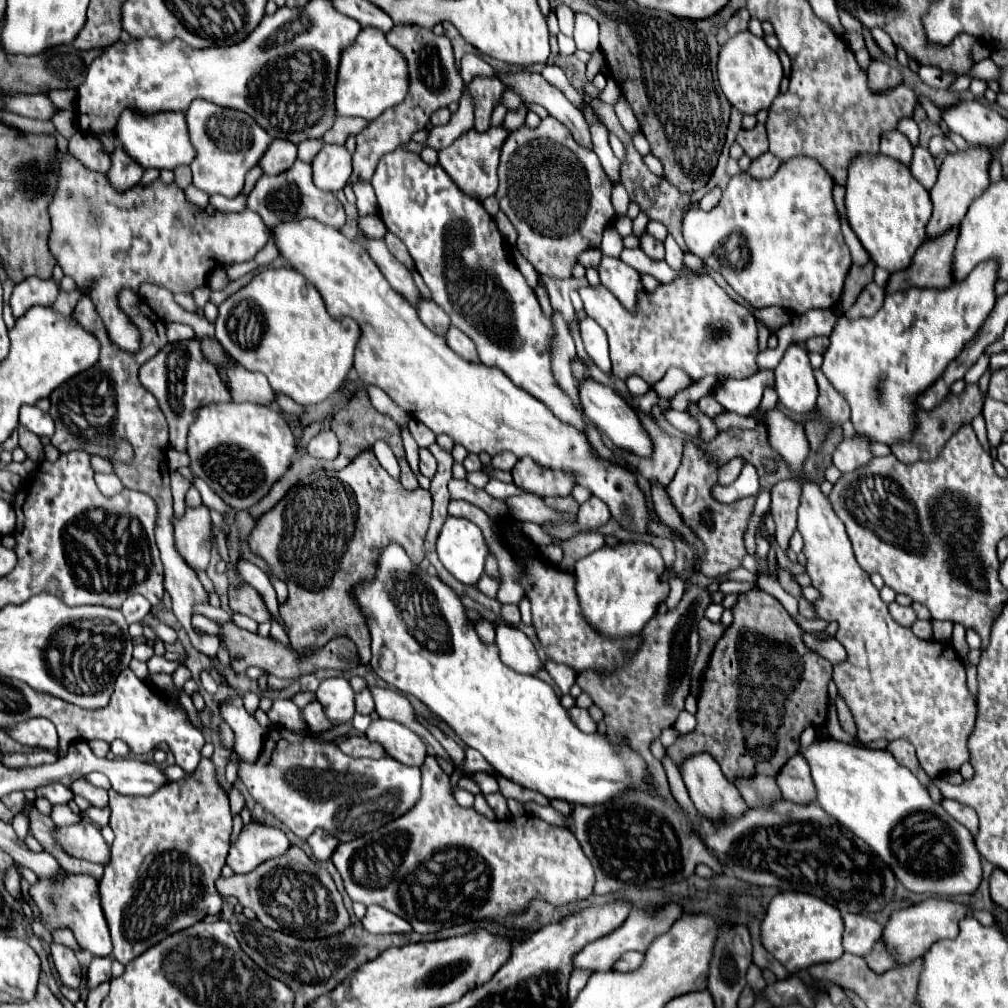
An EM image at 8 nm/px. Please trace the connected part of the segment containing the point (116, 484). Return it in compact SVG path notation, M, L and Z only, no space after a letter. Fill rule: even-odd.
M97 473L94 476L95 483L99 487L99 491L105 495L105 497L113 497L117 493L121 493L124 486L117 475L105 475L105 473Z

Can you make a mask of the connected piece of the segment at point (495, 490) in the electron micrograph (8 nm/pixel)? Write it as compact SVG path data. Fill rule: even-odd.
M491 479L485 487L485 491L497 499L507 499L511 495L517 495L517 493L523 493L519 487L515 487L513 483L503 483L503 481L497 481L497 479Z

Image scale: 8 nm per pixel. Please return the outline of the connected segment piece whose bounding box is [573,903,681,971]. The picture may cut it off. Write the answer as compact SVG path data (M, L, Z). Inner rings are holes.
M667 903L659 913L649 915L641 909L631 911L631 915L627 917L627 921L613 933L585 945L575 957L573 957L573 969L587 969L587 971L611 971L613 965L621 959L623 953L627 951L641 951L645 953L649 949L649 945L653 943L653 939L657 939L659 935L663 935L665 931L669 931L671 923L681 915L681 907L675 903Z

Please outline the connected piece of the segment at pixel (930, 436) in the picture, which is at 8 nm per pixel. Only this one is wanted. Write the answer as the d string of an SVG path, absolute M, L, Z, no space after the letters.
M977 383L973 385L967 385L965 391L959 395L959 397L947 397L945 403L941 403L939 407L935 407L931 413L927 411L921 411L921 435L917 437L917 441L913 443L901 443L901 447L891 447L893 455L903 461L903 463L917 463L917 461L931 461L935 459L941 449L945 447L945 443L967 423L971 423L977 415L981 415L983 411L983 401L985 401L985 395L983 391L979 389Z

